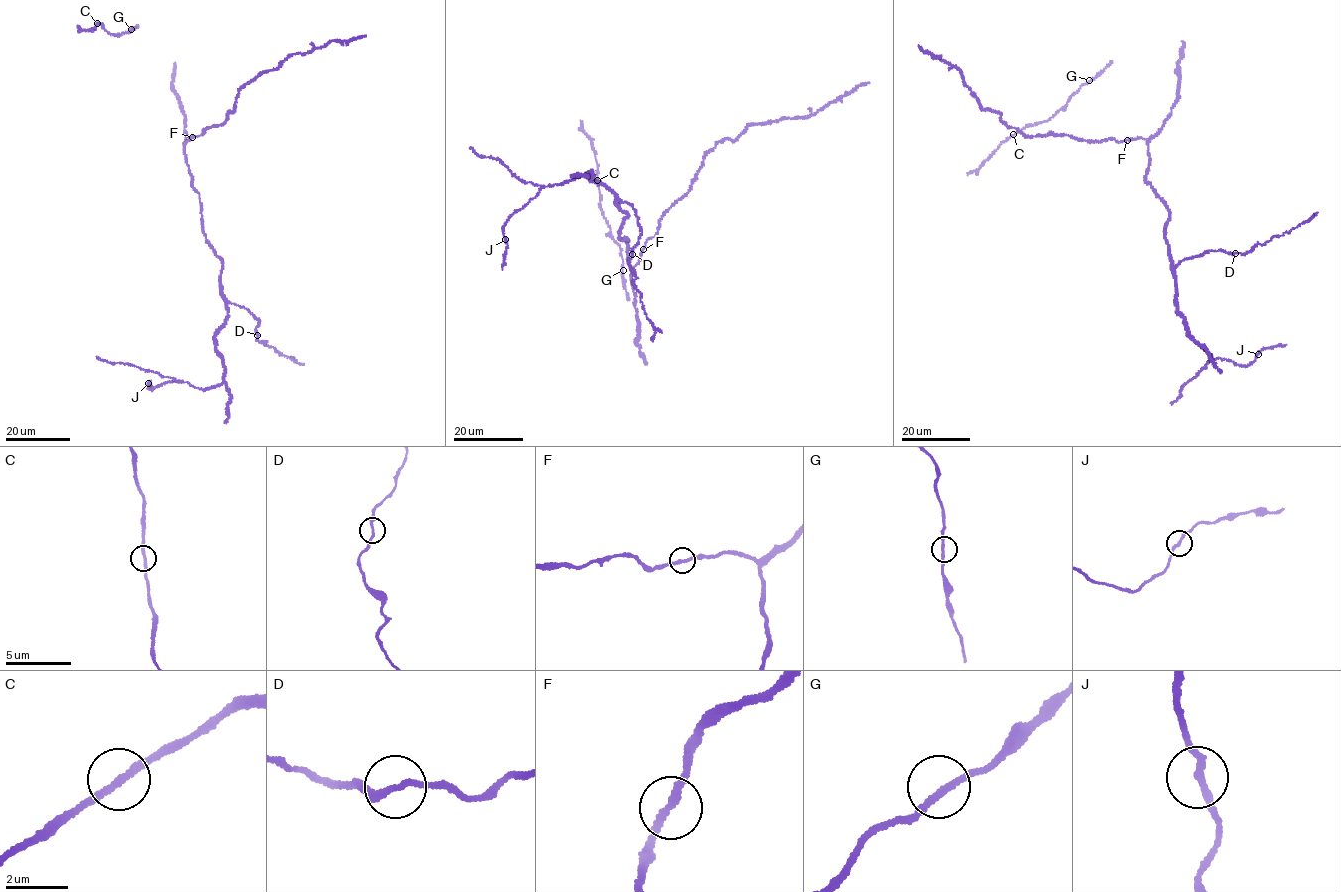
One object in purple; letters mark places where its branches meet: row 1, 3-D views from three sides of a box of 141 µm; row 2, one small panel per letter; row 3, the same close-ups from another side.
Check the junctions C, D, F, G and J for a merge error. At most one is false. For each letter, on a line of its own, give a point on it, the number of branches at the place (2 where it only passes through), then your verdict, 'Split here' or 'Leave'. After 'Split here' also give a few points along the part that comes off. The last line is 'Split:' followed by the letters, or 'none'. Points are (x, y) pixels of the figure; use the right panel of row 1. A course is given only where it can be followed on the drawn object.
C: Place: (1013, 134). Branches: 2. Leave
D: Place: (1235, 253). Branches: 2. Leave
F: Place: (1127, 140). Branches: 2. Leave
G: Place: (1089, 80). Branches: 2. Leave
J: Place: (1258, 354). Branches: 2. Leave
Split: none

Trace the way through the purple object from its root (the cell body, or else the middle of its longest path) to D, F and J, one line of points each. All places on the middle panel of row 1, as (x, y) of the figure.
D: (628, 254), (628, 240), (618, 233), (627, 214), (617, 199), (631, 205), (638, 218), (641, 234), (632, 254)
F: (628, 254), (631, 268), (638, 262), (643, 249)
J: (628, 254), (618, 233), (627, 214), (590, 171), (541, 187), (507, 220), (505, 239)

